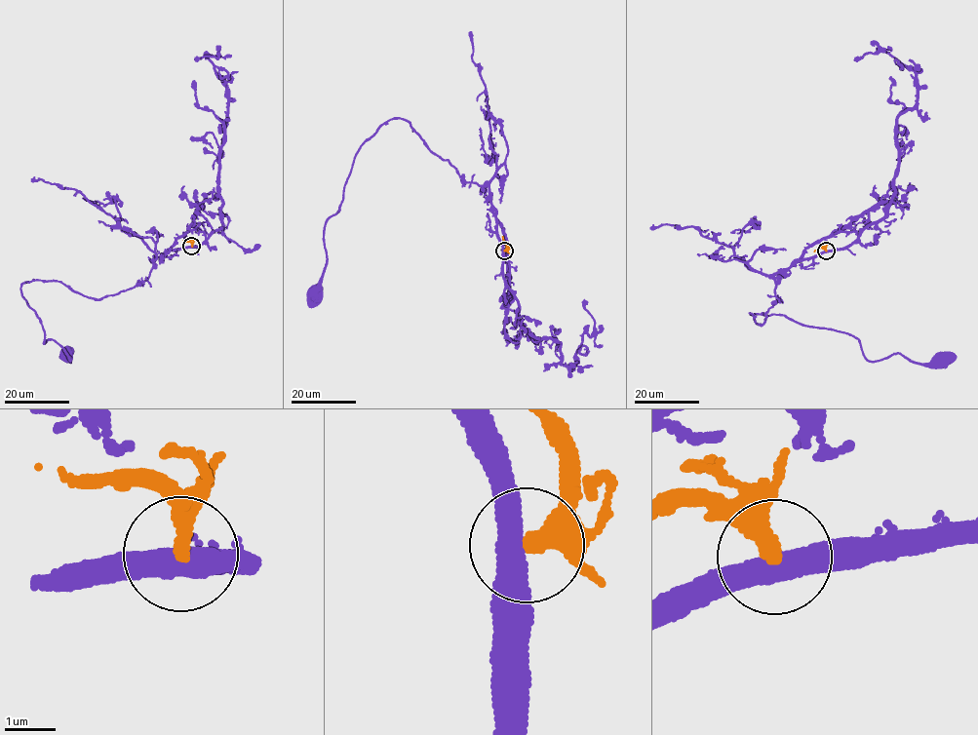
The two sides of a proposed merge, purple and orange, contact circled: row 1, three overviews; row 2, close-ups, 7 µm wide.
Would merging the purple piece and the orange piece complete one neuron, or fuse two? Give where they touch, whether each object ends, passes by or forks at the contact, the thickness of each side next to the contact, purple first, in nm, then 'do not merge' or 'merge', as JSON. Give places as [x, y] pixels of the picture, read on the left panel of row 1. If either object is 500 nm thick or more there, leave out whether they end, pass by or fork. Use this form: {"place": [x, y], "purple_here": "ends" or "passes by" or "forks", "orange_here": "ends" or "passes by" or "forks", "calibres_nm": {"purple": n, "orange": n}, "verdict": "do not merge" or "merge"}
{"place": [191, 246], "purple_here": "passes by", "orange_here": "ends", "calibres_nm": {"purple": 460, "orange": 320}, "verdict": "do not merge"}

